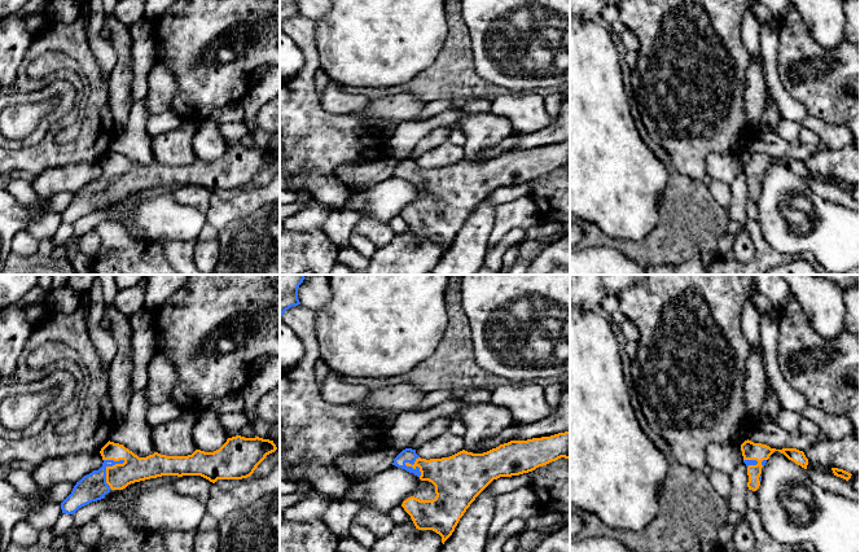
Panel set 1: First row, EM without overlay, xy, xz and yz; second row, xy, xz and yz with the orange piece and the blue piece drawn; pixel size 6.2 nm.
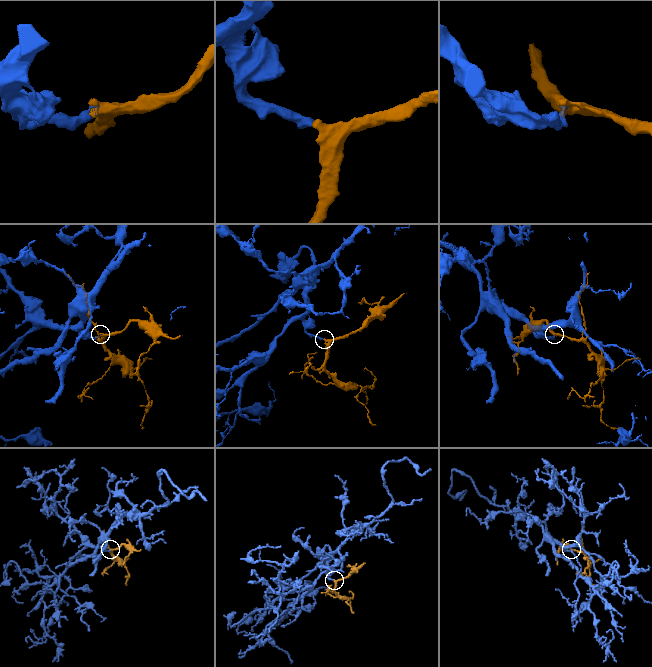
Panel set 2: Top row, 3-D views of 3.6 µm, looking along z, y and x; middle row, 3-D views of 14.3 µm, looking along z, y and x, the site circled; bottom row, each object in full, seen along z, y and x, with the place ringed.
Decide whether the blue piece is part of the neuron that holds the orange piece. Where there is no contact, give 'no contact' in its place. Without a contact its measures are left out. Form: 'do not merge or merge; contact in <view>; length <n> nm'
merge; contact in xy; length 200 nm

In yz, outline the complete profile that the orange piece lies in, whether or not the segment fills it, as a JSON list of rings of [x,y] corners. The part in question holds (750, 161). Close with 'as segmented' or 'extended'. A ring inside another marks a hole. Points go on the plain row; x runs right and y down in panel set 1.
[[[747,149],[741,154],[741,161],[743,172],[747,176],[747,197],[752,201],[759,198],[762,190],[762,178],[765,175],[767,170],[775,161],[784,163],[789,170],[794,171],[804,179],[807,179],[808,175],[808,168],[806,167],[804,162],[797,158],[776,159],[767,154],[754,153]]]; extended

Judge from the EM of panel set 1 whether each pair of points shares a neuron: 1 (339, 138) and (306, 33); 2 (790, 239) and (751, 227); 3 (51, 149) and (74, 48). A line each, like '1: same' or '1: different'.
1: same
2: different
3: same

